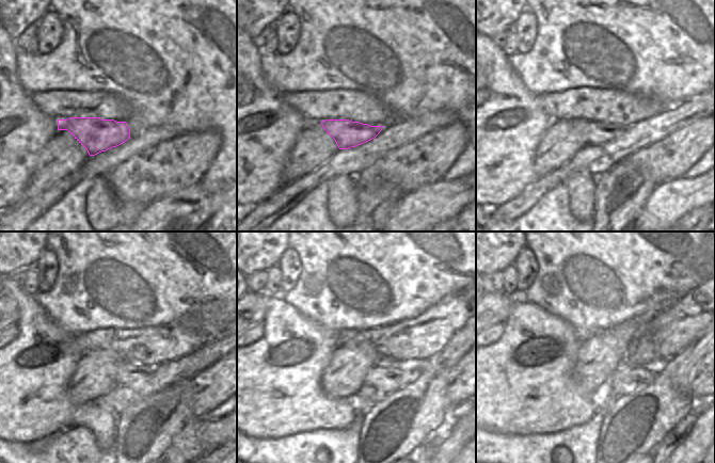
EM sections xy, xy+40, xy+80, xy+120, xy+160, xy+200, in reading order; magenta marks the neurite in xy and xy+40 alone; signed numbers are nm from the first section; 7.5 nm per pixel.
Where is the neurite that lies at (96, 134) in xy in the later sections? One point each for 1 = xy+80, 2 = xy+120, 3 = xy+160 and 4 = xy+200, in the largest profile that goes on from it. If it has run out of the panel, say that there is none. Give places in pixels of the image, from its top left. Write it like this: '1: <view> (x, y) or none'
1: xy+80 (594, 132)
2: xy+120 (127, 372)
3: xy+160 (386, 378)
4: xy+200 (626, 380)

